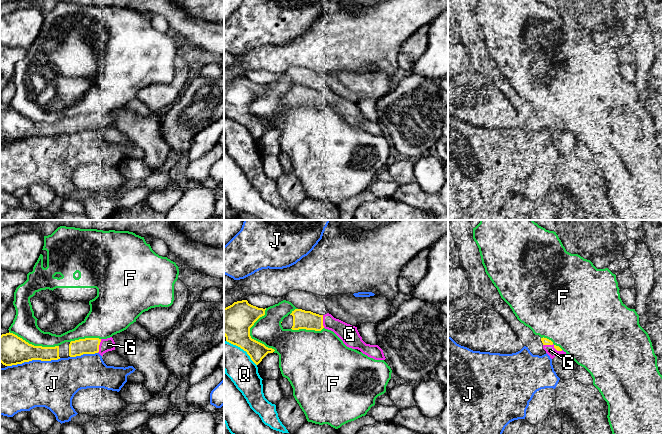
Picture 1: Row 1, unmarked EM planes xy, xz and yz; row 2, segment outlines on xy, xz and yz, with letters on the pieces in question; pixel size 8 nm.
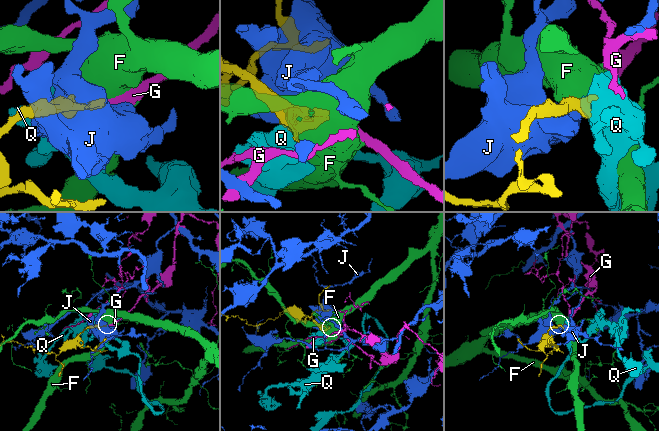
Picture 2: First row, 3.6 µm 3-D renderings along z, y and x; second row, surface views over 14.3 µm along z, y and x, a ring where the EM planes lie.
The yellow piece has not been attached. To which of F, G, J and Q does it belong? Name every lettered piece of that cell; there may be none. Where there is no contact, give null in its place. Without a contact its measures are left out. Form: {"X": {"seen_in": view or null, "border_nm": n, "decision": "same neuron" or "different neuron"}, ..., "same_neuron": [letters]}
{"F": {"seen_in": "xz", "border_nm": 360, "decision": "different neuron"}, "G": {"seen_in": "yz", "border_nm": 170, "decision": "same neuron"}, "J": {"seen_in": "xy", "border_nm": 440, "decision": "different neuron"}, "Q": {"seen_in": "xz", "border_nm": 320, "decision": "different neuron"}, "same_neuron": ["G"]}

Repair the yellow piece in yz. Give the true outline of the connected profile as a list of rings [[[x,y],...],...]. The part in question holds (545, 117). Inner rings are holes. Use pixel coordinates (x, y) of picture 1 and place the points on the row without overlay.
[[[543,113],[541,114],[541,117],[543,119],[543,125],[551,135],[553,135],[556,131],[566,130],[566,128],[564,128],[559,122],[554,121],[551,116]]]

